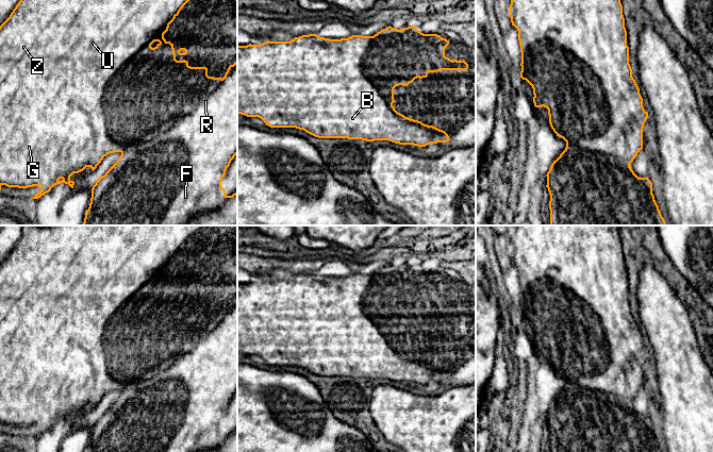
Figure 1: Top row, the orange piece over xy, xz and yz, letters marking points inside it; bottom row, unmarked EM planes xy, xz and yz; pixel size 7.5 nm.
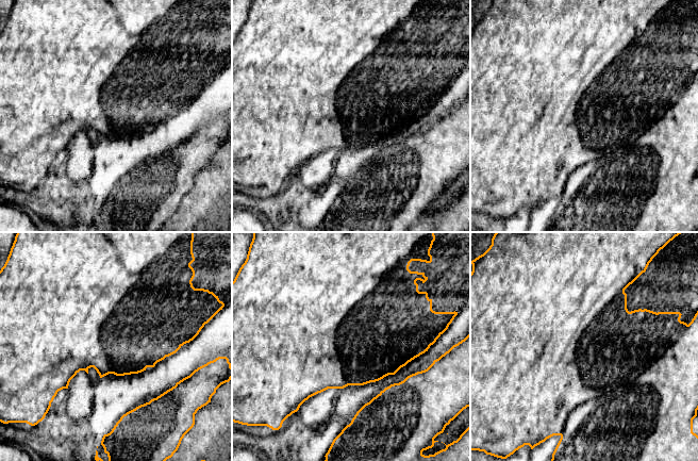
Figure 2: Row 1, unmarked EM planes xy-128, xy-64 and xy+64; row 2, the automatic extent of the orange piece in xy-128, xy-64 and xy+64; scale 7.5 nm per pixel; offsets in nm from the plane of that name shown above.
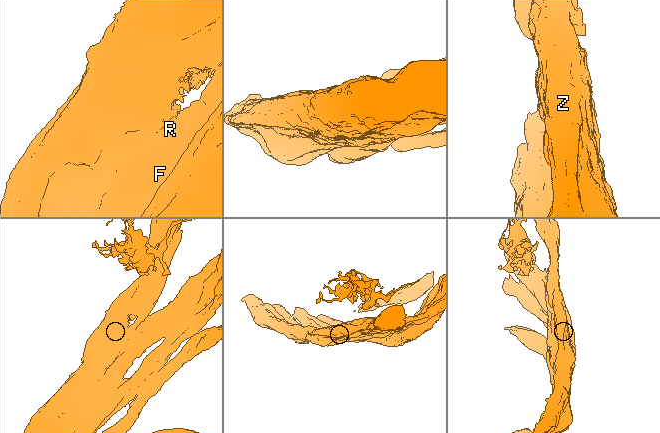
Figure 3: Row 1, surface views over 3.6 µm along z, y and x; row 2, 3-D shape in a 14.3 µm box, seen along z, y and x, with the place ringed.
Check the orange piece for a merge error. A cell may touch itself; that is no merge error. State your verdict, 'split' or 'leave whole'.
leave whole

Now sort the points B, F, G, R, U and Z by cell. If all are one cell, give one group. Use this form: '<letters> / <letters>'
B F G R U Z

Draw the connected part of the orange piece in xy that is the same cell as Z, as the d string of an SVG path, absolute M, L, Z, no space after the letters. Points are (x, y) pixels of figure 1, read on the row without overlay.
M22 225L22 235L21 235L21 237L20 237L20 239L19 239L19 240L18 240L18 242L17 242L17 244L16 244L16 246L15 246L15 247L14 247L14 248L13 248L13 250L12 250L12 251L11 251L11 253L10 253L10 255L9 255L9 256L7 256L7 257L6 257L6 258L5 258L5 260L4 260L4 261L3 261L3 262L2 262L2 263L1 263L1 264L0 264L0 428L1 428L1 424L2 424L2 423L5 423L5 424L7 424L7 425L18 425L18 426L28 426L28 425L33 425L33 424L39 424L39 425L40 425L40 430L39 430L39 431L37 431L37 432L35 432L35 434L34 434L34 435L33 435L33 436L31 436L31 437L38 437L38 436L40 436L40 435L42 435L42 434L44 434L44 433L45 433L45 432L47 432L47 431L49 431L49 430L50 430L50 429L51 429L51 426L52 426L52 425L53 425L53 424L55 424L55 423L57 423L57 422L61 422L61 421L65 421L65 422L68 422L68 423L69 423L69 424L70 424L70 425L71 425L71 426L73 426L73 423L74 423L74 420L73 420L73 419L71 419L71 418L70 418L70 415L71 415L71 414L72 414L72 413L73 413L73 412L79 412L79 411L81 411L81 409L83 409L83 408L84 408L84 407L85 407L85 406L86 406L86 405L90 405L90 406L92 406L92 408L93 408L93 409L94 409L94 408L95 408L95 407L96 407L96 406L97 406L97 404L98 404L98 403L99 403L99 402L100 402L100 401L101 401L101 399L102 399L102 398L103 398L103 396L104 396L104 395L106 395L106 394L107 394L107 392L110 392L110 391L114 391L114 390L120 390L120 391L121 391L121 394L120 394L120 395L119 395L119 397L118 397L118 398L117 398L117 400L116 400L116 401L115 401L115 402L114 402L114 403L113 403L113 404L112 404L112 405L111 405L111 406L110 406L110 407L109 407L109 408L107 408L107 409L106 409L106 411L105 411L105 413L104 413L104 414L102 414L102 415L100 415L100 416L99 416L99 417L98 417L98 418L97 418L97 420L96 420L96 422L95 422L95 423L94 423L94 424L93 424L93 426L92 426L92 436L90 436L90 441L89 441L89 446L88 446L88 448L87 448L87 449L86 449L86 452L237 452L237 430L236 430L236 431L235 431L235 432L233 432L233 433L232 433L232 434L227 434L227 433L226 433L226 429L225 429L225 428L223 428L223 426L222 426L222 425L221 425L221 418L222 418L222 416L223 416L223 415L225 415L225 413L226 413L226 409L227 409L227 406L228 406L228 405L229 405L229 404L230 404L230 401L231 401L231 399L232 399L232 398L233 398L233 397L234 397L234 395L235 395L235 394L236 394L236 392L237 392L237 299L236 299L236 300L235 300L235 301L234 301L234 302L233 302L233 303L230 303L230 304L229 304L229 306L228 306L228 308L227 308L227 311L226 311L226 313L225 313L225 315L223 315L223 316L222 316L222 317L221 317L221 316L214 316L214 315L209 315L209 314L208 314L208 306L206 306L206 305L190 305L190 304L189 304L189 303L188 303L188 300L187 300L187 299L185 299L185 298L183 298L183 299L177 299L177 298L176 298L176 291L175 291L175 286L173 286L173 282L171 282L171 281L170 281L170 280L167 280L167 279L166 279L166 278L165 278L165 277L164 277L164 272L165 272L165 271L166 271L166 270L167 270L167 269L168 269L168 266L169 266L169 263L170 263L170 262L171 262L171 261L172 261L172 260L173 260L173 258L175 258L175 256L176 256L176 255L177 255L177 254L178 254L178 253L179 253L179 251L180 251L180 249L181 249L181 248L182 248L182 246L183 246L183 245L184 245L184 244L185 244L185 242L186 242L186 241L187 241L187 240L188 240L188 239L189 239L189 238L190 238L190 237L192 237L192 236L193 236L193 235L194 235L194 234L196 234L196 233L198 233L198 232L199 232L199 231L200 231L200 230L201 230L201 229L202 229L202 228L203 228L203 227L204 227L204 225Z

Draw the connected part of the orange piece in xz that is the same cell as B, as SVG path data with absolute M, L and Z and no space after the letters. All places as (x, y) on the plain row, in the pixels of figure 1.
M391 264L381 268L374 274L352 273L348 277L330 278L320 275L316 272L302 273L295 275L291 280L265 280L261 283L237 284L237 352L247 355L259 355L266 364L270 366L296 366L318 376L348 376L362 378L366 380L388 379L399 383L413 383L426 385L430 382L449 380L448 372L433 364L428 364L421 359L411 357L398 351L393 341L394 327L402 323L408 324L415 317L427 316L429 311L437 311L440 308L467 308L468 302L465 299L450 298L445 295L445 286L449 283L449 279L437 272L424 272L414 264L404 267L394 267Z

